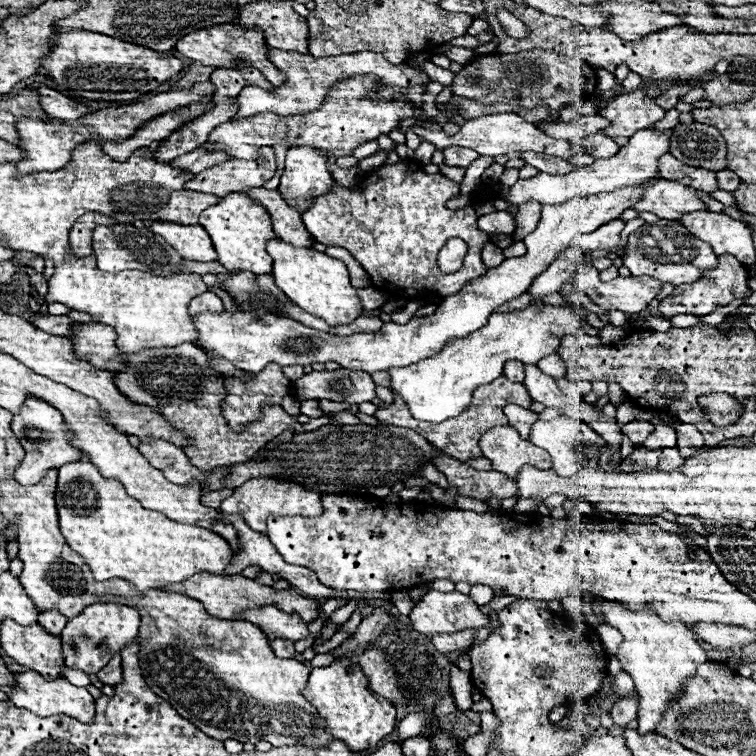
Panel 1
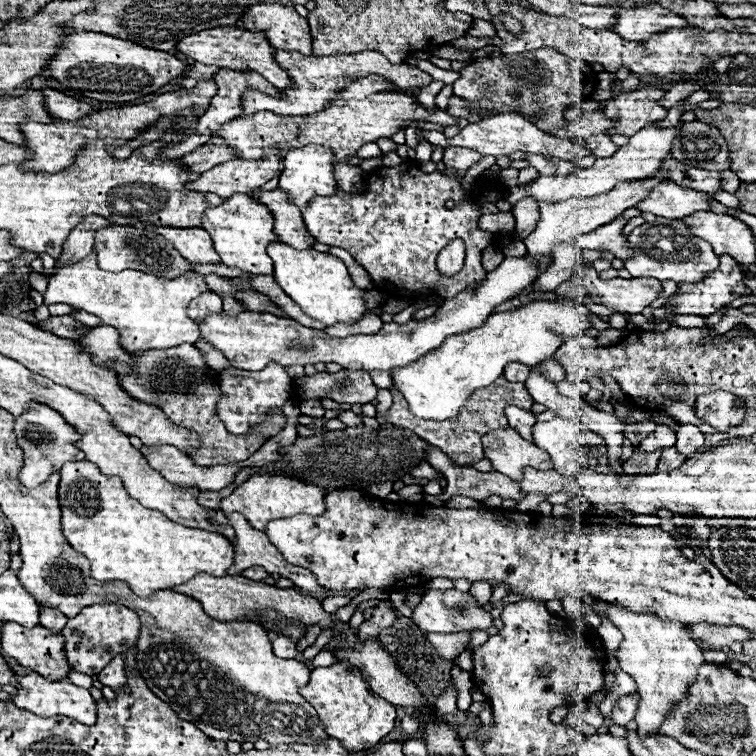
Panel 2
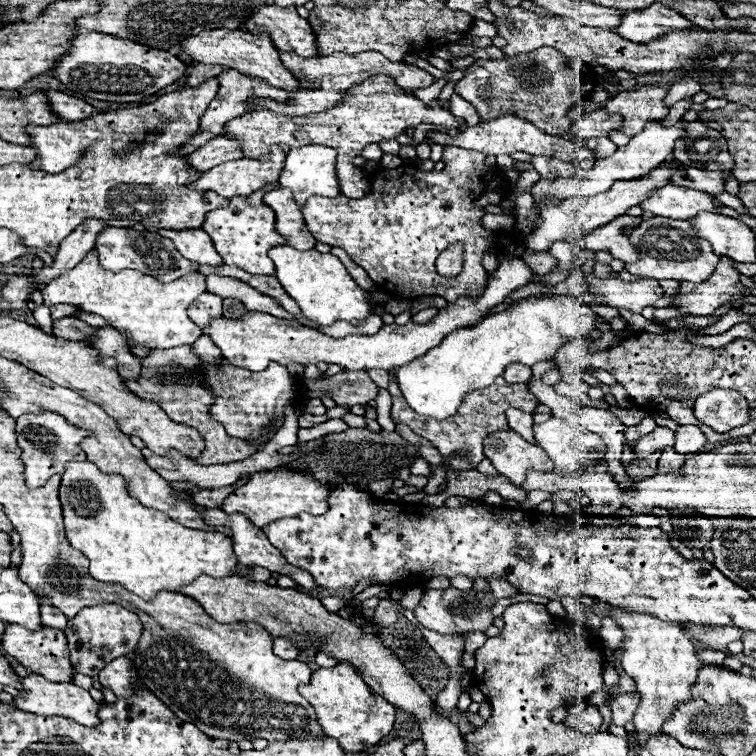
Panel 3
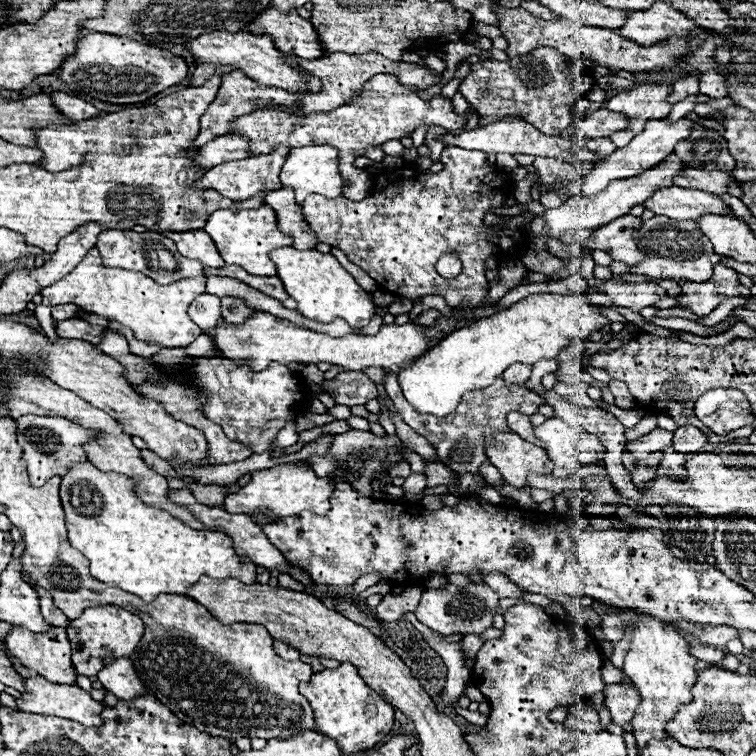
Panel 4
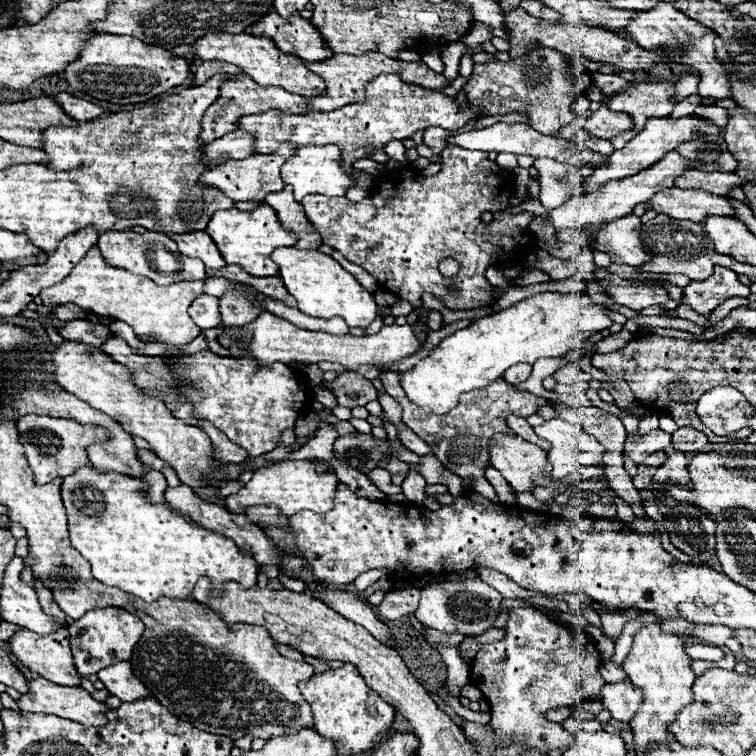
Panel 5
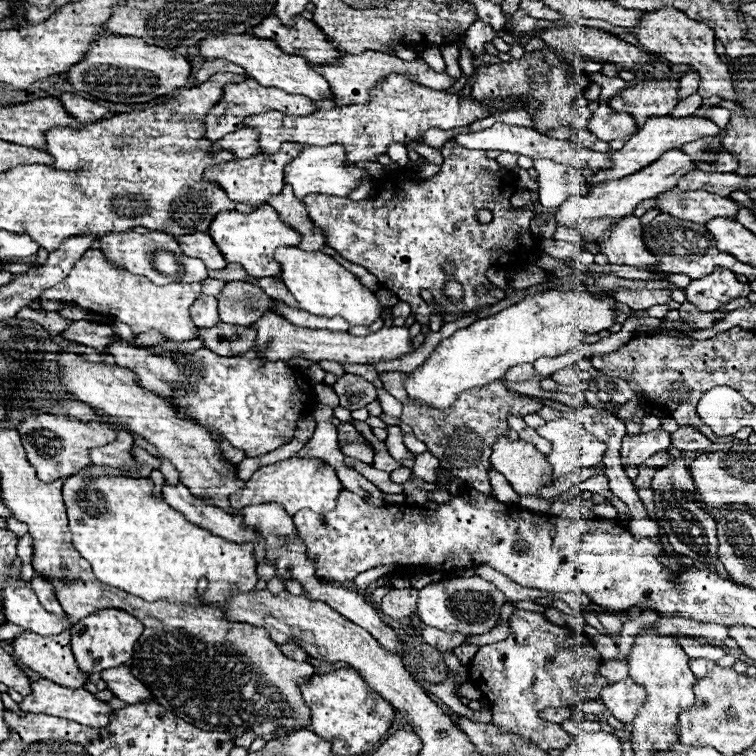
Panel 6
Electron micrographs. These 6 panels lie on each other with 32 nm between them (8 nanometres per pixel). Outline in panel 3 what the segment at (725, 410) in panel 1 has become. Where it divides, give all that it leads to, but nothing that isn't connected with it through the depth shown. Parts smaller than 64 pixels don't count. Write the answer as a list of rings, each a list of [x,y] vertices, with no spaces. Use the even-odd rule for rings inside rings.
[[[718,388],[696,400],[694,414],[714,432],[724,434],[748,422],[748,402],[738,392]]]

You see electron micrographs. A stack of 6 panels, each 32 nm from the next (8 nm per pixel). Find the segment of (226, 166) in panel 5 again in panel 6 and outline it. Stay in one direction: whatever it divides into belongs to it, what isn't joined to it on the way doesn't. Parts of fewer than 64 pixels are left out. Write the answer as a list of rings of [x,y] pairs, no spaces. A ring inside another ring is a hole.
[[[284,142],[276,154],[258,154],[258,156],[244,158],[244,160],[230,160],[230,162],[210,168],[208,172],[204,172],[202,178],[206,182],[218,184],[228,194],[228,198],[234,202],[262,206],[268,200],[268,196],[278,194],[282,190],[282,186],[284,186],[282,168],[284,168],[284,164],[288,164],[288,160],[292,160],[292,156],[296,156],[296,152],[300,152],[300,148],[302,148],[300,144]]]

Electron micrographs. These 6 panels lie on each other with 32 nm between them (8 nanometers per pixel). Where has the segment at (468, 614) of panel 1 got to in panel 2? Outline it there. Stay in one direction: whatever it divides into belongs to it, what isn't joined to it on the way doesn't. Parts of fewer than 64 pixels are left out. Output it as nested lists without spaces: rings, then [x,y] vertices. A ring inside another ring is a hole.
[[[428,590],[422,596],[420,604],[414,608],[412,620],[422,632],[438,632],[438,634],[452,634],[452,632],[464,632],[464,630],[486,630],[492,626],[490,612],[486,612],[480,604],[476,604],[476,600],[470,594],[458,592],[458,590],[446,590],[446,592]]]

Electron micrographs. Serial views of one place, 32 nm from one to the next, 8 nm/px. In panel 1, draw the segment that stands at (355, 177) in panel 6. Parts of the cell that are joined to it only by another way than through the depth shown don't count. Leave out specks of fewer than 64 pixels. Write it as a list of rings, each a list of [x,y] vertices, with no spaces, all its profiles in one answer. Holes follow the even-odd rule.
[[[310,146],[290,148],[286,152],[286,168],[278,192],[286,204],[296,208],[300,214],[312,208],[314,200],[326,194],[334,184],[326,160],[326,156]]]

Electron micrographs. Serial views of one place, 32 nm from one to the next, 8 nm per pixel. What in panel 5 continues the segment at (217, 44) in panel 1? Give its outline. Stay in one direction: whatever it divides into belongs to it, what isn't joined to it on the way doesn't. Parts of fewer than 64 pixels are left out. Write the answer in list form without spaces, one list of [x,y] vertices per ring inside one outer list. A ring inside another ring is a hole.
[[[216,32],[212,36],[202,36],[194,44],[194,52],[200,60],[218,60],[218,62],[228,62],[238,68],[242,68],[244,74],[248,74],[252,80],[256,80],[260,86],[280,86],[286,92],[300,94],[300,96],[318,96],[324,92],[326,84],[316,76],[314,72],[308,72],[304,68],[302,60],[296,56],[288,56],[276,48],[276,44],[266,38],[266,36],[252,36],[252,34],[228,34],[228,32]]]

